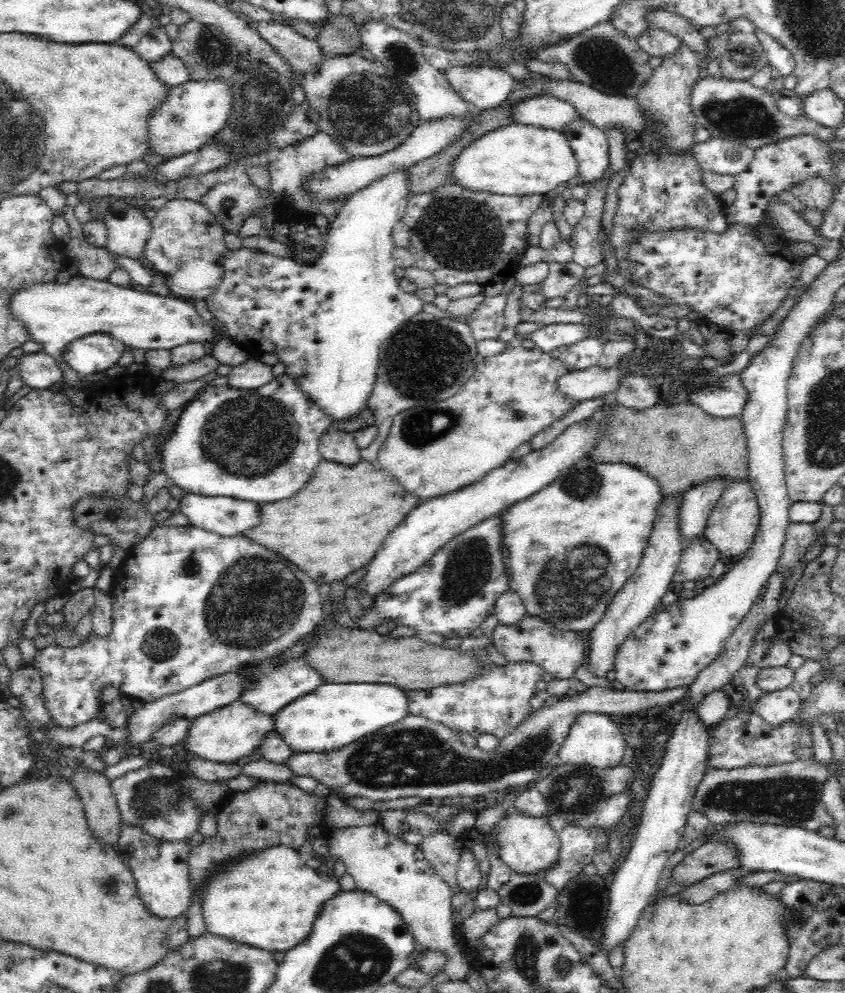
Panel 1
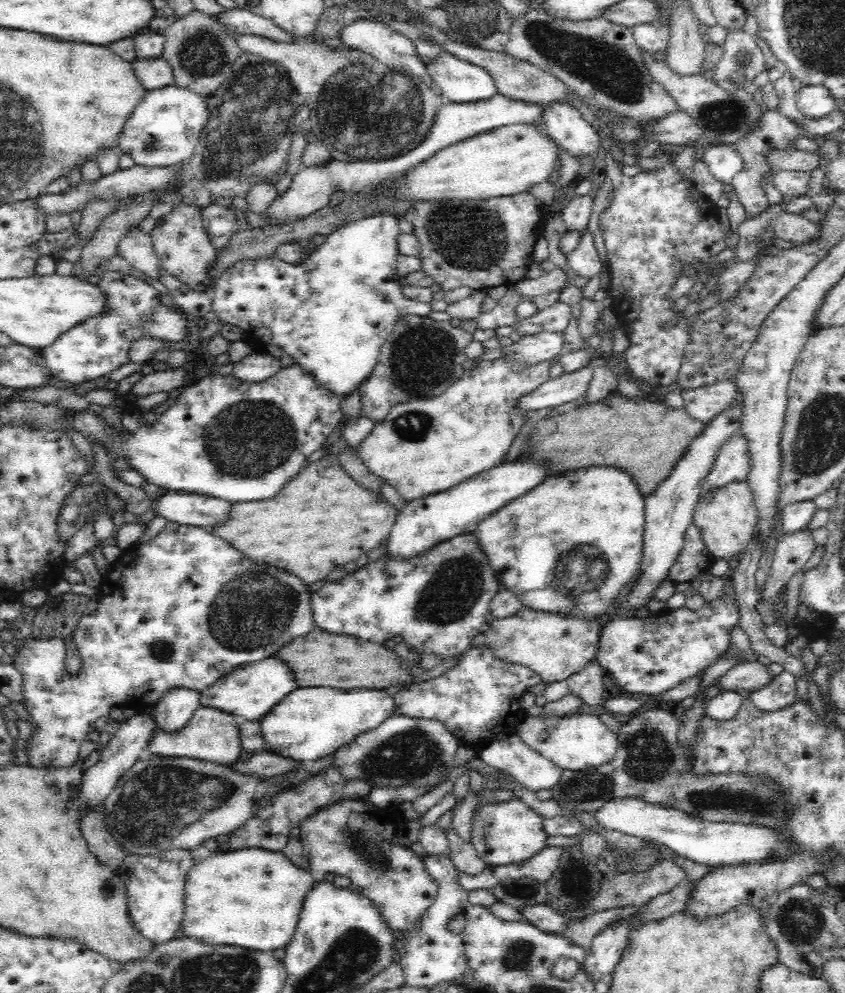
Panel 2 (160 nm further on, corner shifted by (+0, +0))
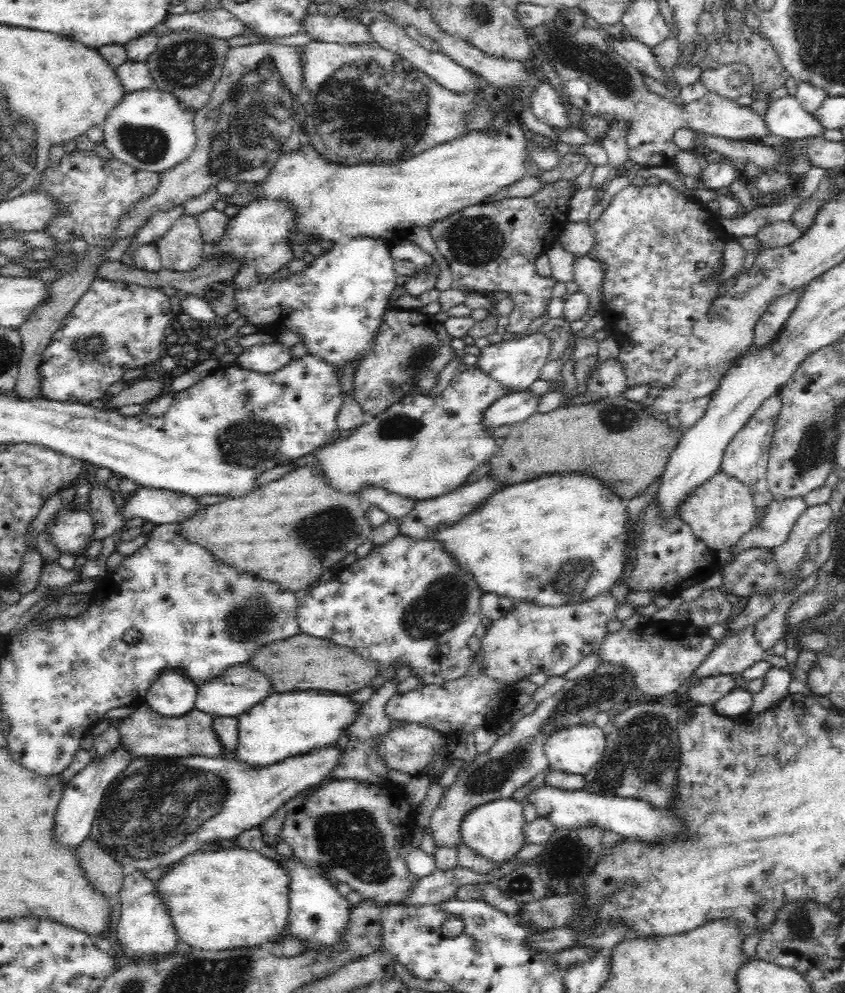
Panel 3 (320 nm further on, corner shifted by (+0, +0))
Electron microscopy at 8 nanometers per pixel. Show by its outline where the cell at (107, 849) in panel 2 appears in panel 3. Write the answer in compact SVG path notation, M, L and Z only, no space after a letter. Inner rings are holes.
M90 838L82 842L74 854L89 884L104 897L117 900L126 876L123 867Z

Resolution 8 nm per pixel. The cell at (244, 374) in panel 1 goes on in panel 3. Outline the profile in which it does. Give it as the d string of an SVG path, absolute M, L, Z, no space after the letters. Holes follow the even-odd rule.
M275 340L270 343L252 345L237 355L236 365L246 370L265 374L274 373L289 364L294 356L290 346Z

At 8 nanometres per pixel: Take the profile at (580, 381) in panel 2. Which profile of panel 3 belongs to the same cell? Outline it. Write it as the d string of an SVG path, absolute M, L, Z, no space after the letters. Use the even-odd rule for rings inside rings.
M528 391L505 395L492 402L480 421L491 432L495 428L512 426L537 413L538 401L539 396L533 396Z

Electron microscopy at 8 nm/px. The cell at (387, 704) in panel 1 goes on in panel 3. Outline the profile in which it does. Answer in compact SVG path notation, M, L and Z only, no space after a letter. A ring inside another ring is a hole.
M322 690L272 692L264 701L236 717L238 742L232 750L240 763L263 767L288 757L308 754L332 745L356 719L358 704L346 696L326 694Z

